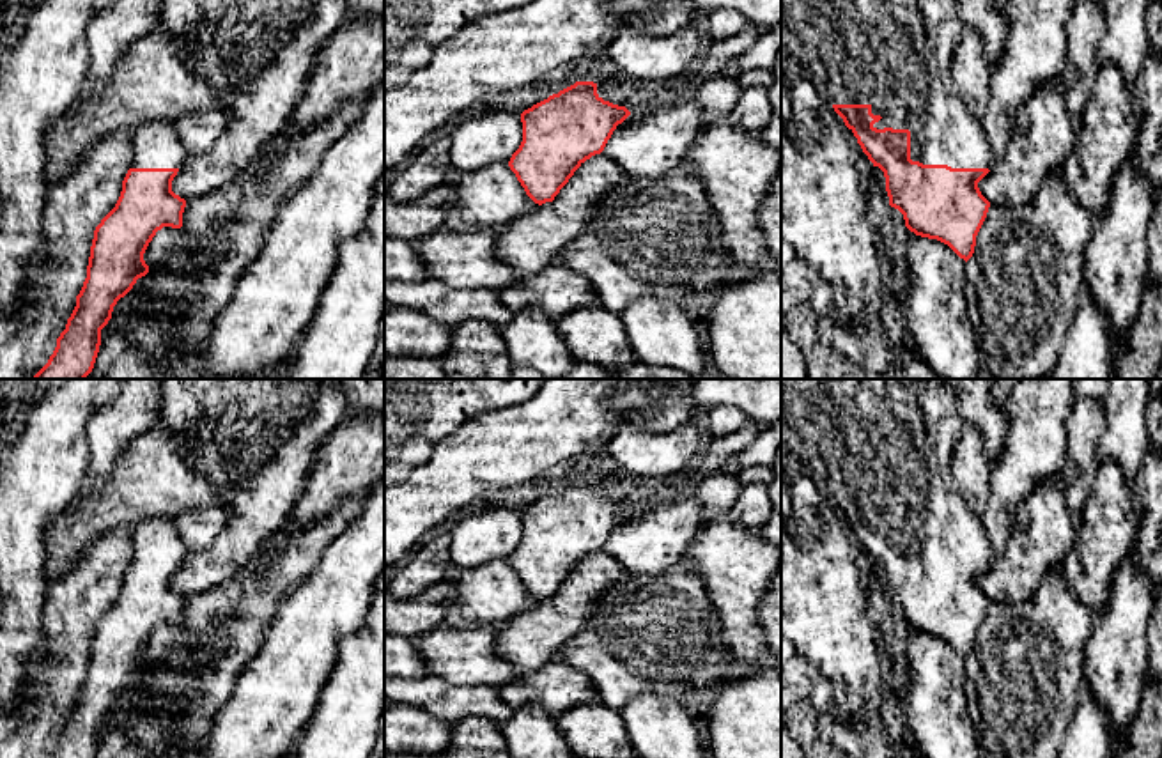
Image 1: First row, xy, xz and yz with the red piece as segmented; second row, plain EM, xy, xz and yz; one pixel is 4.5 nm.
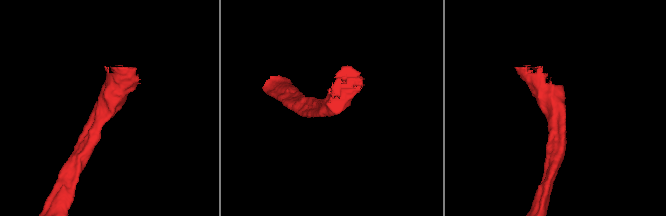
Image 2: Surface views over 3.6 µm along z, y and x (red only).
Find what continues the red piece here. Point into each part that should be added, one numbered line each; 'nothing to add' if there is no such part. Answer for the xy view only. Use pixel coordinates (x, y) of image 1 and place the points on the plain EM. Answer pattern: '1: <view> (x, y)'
1: xy (156, 541)

